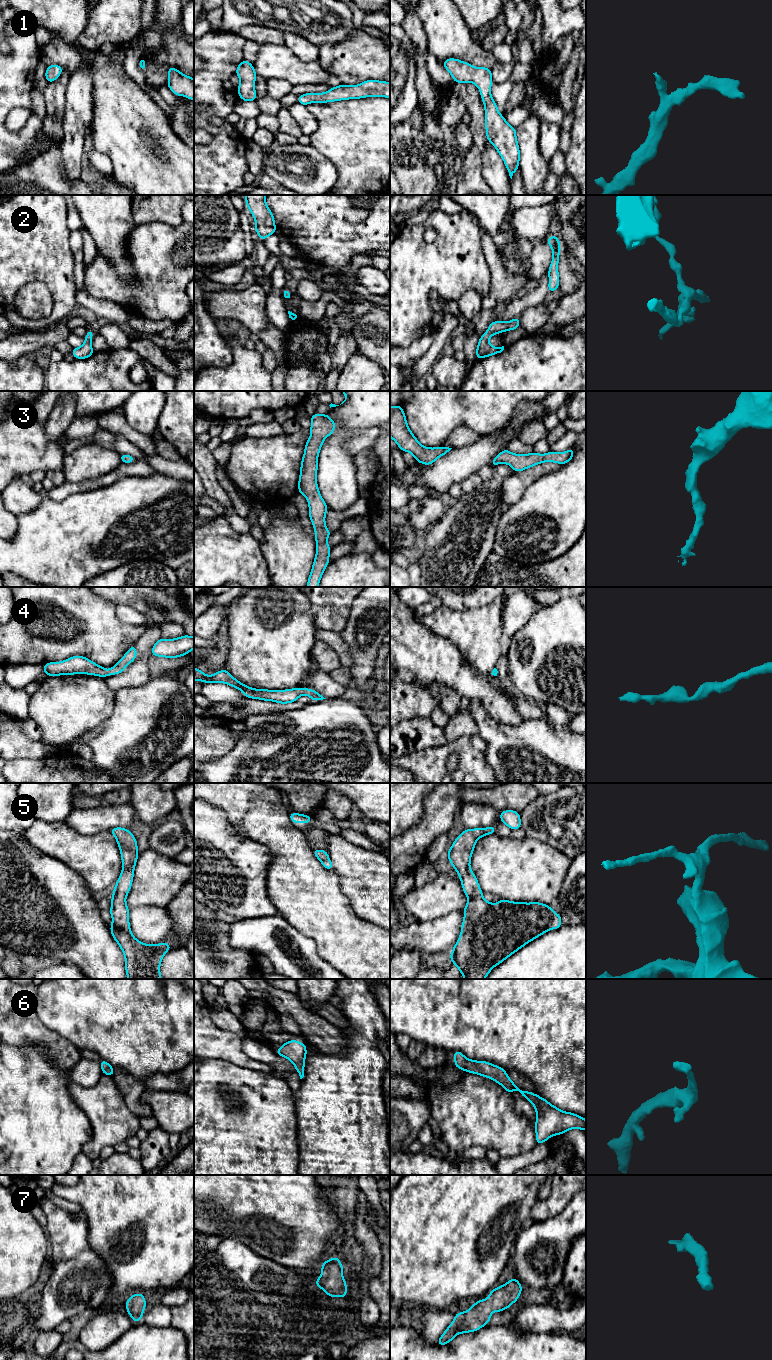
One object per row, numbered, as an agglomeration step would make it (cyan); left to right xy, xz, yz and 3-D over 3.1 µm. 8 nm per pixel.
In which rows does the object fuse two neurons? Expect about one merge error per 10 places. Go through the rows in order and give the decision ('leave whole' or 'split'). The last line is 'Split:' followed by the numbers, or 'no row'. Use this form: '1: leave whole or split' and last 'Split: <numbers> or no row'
1: leave whole
2: leave whole
3: leave whole
4: leave whole
5: leave whole
6: leave whole
7: leave whole
Split: no row

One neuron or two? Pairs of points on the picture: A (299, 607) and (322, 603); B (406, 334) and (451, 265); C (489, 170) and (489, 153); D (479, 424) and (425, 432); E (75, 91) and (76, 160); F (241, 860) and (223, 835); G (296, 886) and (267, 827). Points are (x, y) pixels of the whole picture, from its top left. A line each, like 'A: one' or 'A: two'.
A: two
B: one
C: one
D: one
E: one
F: one
G: one

